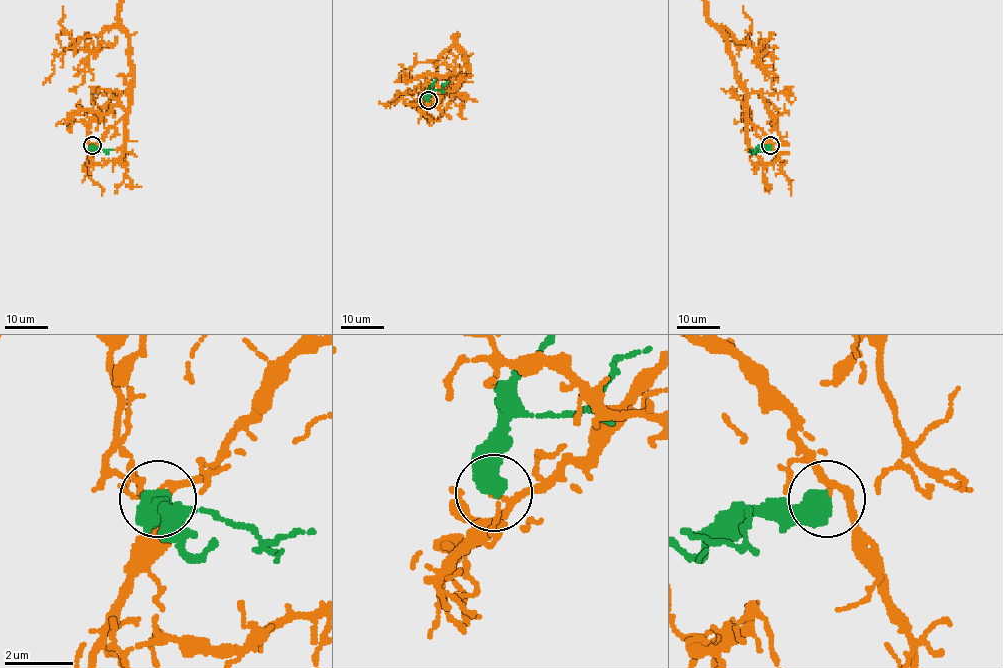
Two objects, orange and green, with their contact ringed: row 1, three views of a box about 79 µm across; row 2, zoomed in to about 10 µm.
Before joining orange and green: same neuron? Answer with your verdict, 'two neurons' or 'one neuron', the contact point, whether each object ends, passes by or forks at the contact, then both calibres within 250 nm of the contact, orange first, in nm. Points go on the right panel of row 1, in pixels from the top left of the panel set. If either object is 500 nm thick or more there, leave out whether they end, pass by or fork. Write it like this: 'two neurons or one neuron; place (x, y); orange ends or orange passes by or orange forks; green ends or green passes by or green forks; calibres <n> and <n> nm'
two neurons; place (770, 145); calibres 110 and 650 nm

